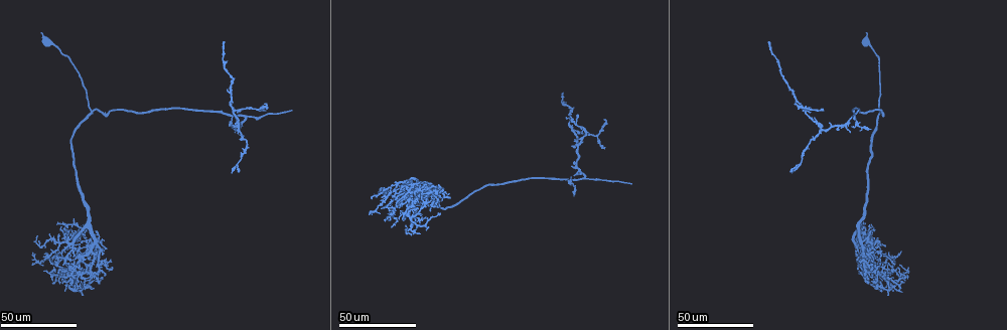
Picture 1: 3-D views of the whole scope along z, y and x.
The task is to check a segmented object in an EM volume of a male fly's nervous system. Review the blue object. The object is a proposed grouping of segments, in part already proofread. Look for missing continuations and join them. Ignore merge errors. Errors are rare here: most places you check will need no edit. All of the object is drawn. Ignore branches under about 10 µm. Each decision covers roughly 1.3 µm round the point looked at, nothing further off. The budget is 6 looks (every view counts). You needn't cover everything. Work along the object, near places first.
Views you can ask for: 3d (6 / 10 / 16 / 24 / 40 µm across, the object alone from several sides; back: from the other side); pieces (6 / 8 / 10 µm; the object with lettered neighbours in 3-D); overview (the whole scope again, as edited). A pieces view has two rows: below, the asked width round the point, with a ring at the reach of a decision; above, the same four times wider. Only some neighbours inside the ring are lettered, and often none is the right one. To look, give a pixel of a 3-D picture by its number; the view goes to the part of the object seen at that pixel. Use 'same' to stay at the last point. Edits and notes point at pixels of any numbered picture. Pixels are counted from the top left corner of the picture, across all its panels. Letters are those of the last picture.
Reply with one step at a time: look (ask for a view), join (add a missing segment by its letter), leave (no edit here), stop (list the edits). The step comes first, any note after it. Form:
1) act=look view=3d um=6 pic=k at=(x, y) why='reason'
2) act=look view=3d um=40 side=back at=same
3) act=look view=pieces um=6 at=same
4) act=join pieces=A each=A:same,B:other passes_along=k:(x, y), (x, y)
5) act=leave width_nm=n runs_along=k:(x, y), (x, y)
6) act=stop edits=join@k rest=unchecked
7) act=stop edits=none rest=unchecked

act=look view=3d um=24 pic=1 at=(794, 105) why='free end'

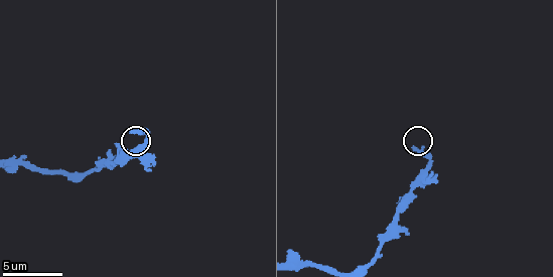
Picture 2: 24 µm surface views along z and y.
act=look view=pieces um=6 pic=2 at=(134, 132)

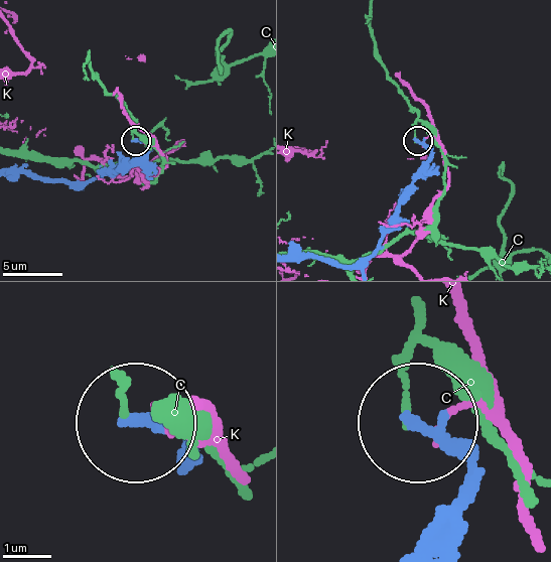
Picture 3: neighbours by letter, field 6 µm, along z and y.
act=leave each=C:other,K:other runs_along=3:(357, 265), (377, 245), (412, 176), (430, 155), (418, 141) found='none of them fits'

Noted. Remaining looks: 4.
act=look view=3d um=40 pic=1 at=(630, 184) why='end of a long branch'

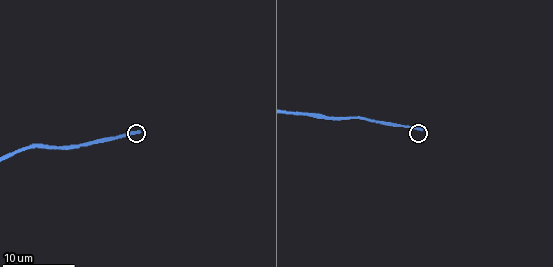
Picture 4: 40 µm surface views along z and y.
act=look view=pieces um=6 pic=4 at=(421, 131) why='see the neighbours'

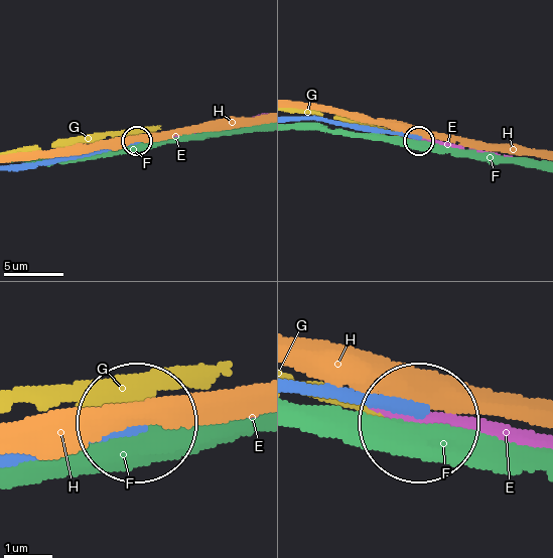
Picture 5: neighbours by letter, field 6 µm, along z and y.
act=leave each=E:other,F:other,G:other,H:other runs_along=5:(13, 165), (37, 165), (136, 142) found='no lettered segment goes on from it'

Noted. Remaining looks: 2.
act=look view=3d um=24 pic=1 at=(40, 31) why='stops while still wide'

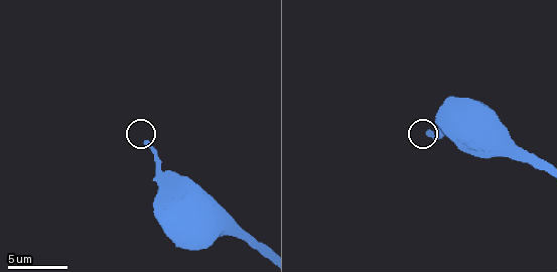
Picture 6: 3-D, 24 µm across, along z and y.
act=look view=pieces um=10 pic=6 at=(146, 141) why='see the neighbours'

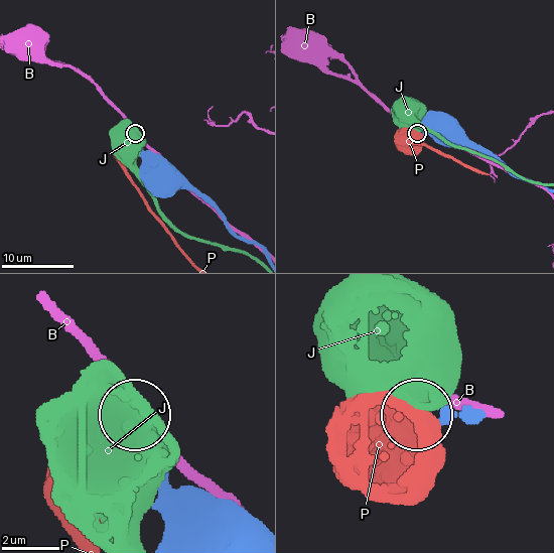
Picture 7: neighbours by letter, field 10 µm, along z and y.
act=leave each=B:other,J:other,P:other found='none of them fits'

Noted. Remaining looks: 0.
act=stop edits=none rest=unchecked

